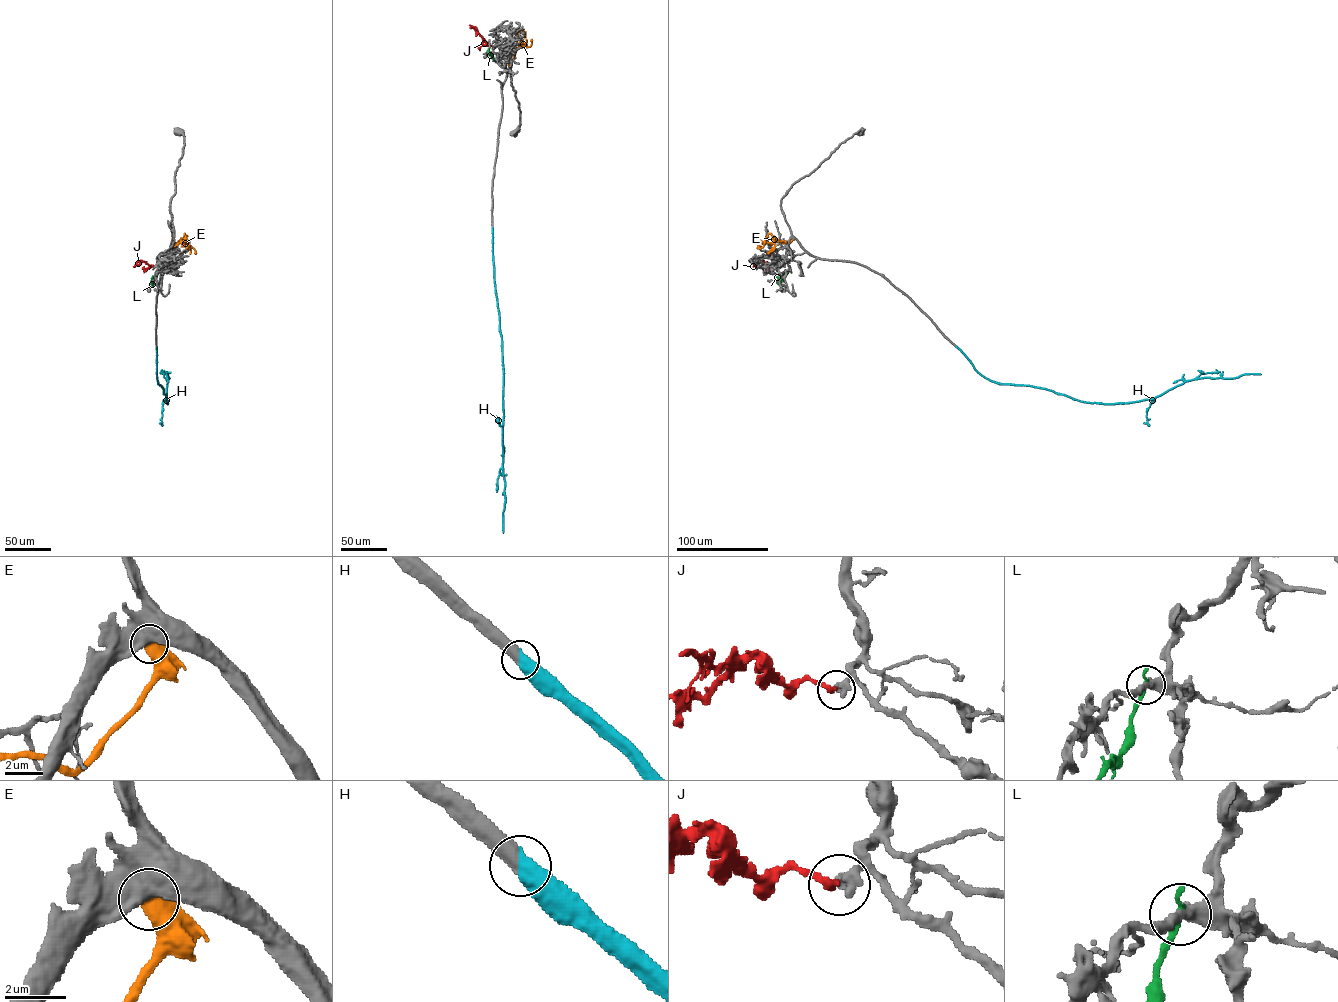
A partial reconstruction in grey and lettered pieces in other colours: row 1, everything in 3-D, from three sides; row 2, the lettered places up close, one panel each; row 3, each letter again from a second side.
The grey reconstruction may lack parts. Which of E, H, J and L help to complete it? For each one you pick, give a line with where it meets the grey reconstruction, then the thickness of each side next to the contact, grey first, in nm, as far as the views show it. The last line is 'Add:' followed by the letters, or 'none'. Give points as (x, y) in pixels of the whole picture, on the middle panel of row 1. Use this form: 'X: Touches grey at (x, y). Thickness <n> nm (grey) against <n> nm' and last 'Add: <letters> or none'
H: Touches grey at (492, 227). Thickness 480 nm (grey) against 650 nm
J: Touches grey at (492, 45). Thickness 280 nm (grey) against 260 nm
Add: H, J

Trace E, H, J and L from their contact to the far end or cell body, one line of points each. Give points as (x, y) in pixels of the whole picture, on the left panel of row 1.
E: (173, 238), (173, 243), (176, 243), (184, 233), (189, 242), (182, 241), (174, 246)
H: (156, 346), (156, 377), (167, 403), (167, 374)
J: (156, 267), (139, 260), (134, 267)
L: (159, 269), (152, 283), (154, 284)

